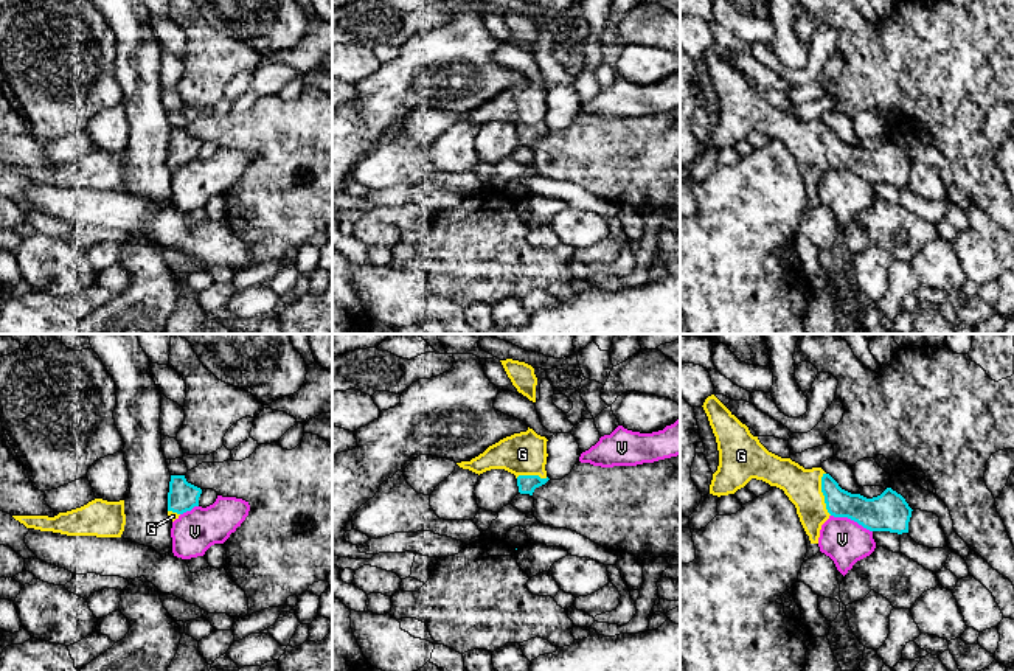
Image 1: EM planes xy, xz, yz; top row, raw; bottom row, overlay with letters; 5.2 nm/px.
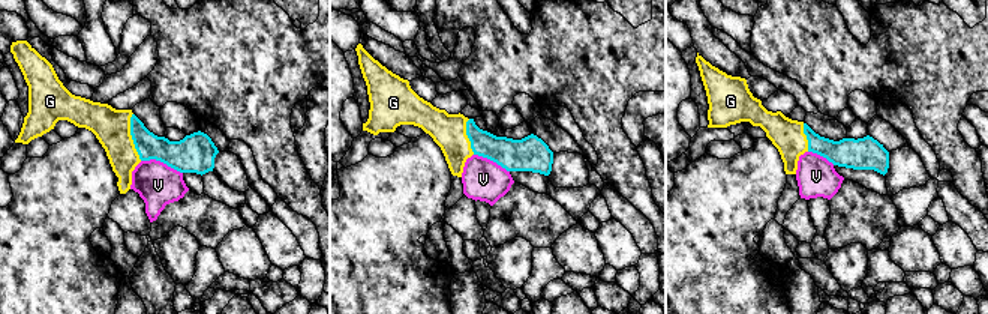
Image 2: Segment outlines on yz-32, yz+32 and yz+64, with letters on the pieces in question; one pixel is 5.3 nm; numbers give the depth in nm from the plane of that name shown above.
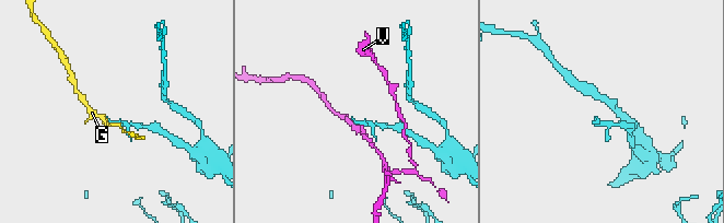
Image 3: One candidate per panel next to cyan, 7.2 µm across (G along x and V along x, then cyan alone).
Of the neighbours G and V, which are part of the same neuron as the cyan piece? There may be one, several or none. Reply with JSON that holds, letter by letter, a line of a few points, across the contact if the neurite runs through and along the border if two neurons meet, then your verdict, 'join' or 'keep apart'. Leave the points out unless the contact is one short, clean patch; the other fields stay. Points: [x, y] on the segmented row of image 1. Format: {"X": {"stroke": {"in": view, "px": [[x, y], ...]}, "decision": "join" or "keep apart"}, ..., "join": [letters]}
{"G": {"stroke": {"in": "yz", "px": [[865, 511], [831, 500], [823, 494], [816, 494], [803, 486]]}, "decision": "join"}, "V": {"stroke": {"in": "yz", "px": [[831, 514], [850, 518], [871, 531]]}, "decision": "keep apart"}, "join": ["G"]}

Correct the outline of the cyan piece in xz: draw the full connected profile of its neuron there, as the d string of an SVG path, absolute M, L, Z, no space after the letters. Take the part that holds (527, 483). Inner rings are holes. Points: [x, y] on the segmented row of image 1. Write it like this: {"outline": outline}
{"outline": "M528 427L489 446L471 461L457 463L463 469L483 474L491 469L505 469L516 475L520 494L533 495L534 489L545 485L547 477L547 438Z"}

